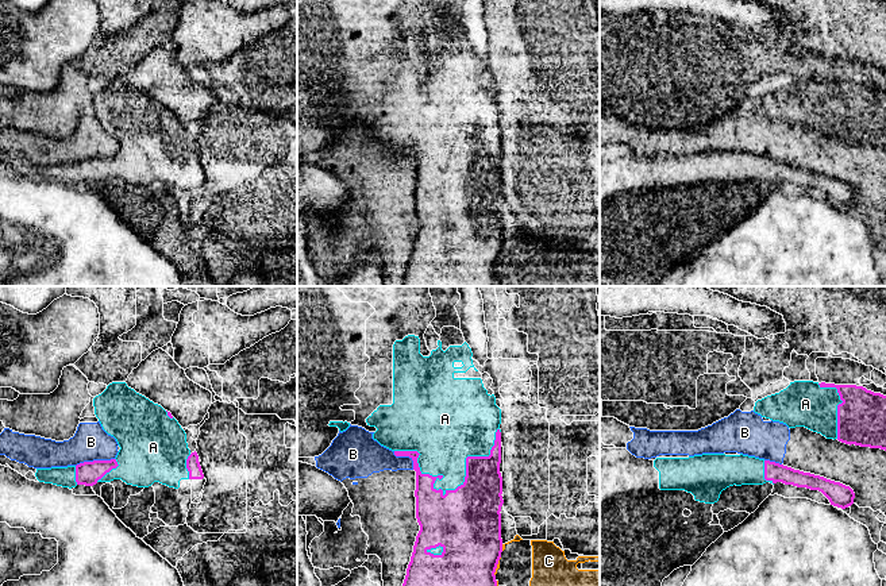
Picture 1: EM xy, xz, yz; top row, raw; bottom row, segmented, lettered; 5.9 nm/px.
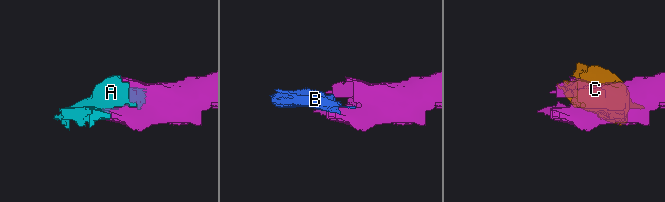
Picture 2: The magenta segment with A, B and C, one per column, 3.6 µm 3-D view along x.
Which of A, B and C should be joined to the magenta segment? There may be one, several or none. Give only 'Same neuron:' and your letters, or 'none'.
Same neuron: A

